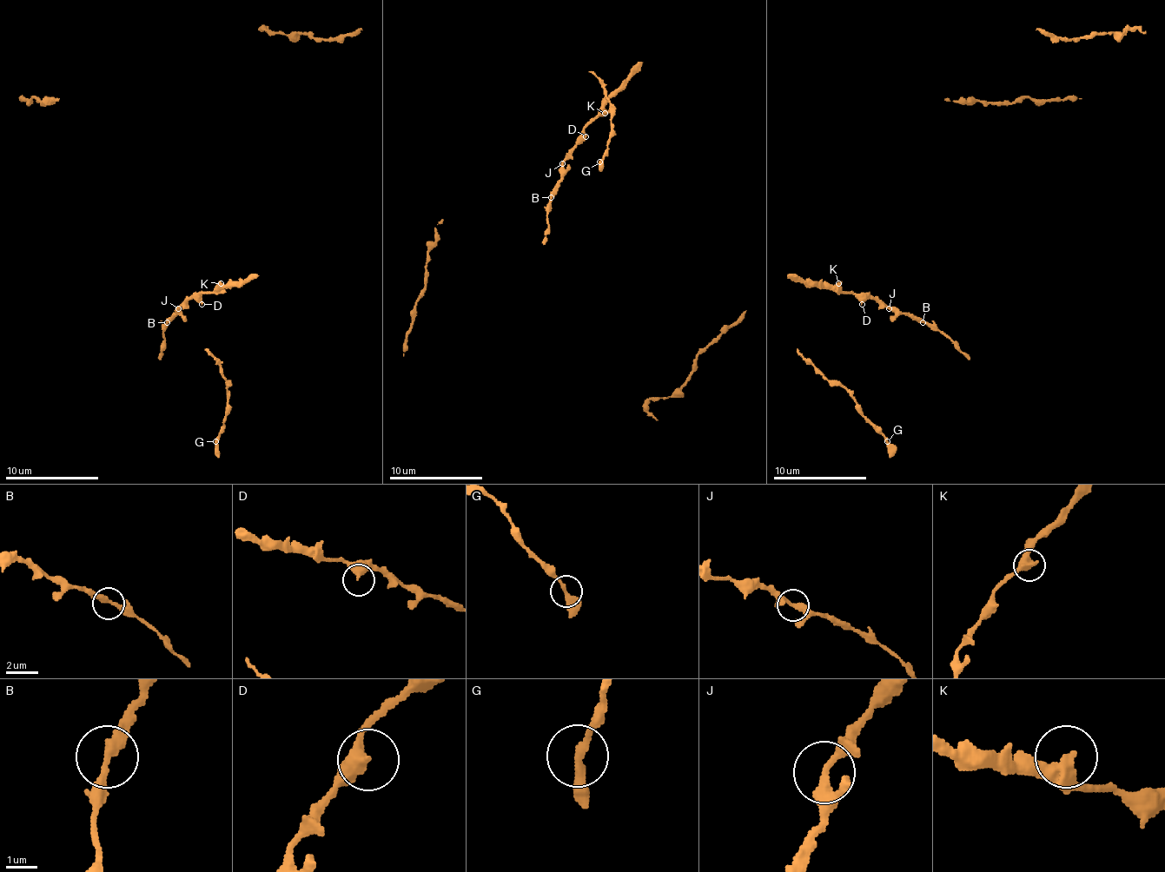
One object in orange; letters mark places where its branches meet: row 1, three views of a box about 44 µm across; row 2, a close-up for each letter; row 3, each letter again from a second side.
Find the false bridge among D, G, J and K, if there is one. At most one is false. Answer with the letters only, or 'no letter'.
no letter

